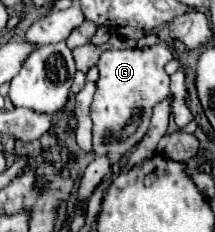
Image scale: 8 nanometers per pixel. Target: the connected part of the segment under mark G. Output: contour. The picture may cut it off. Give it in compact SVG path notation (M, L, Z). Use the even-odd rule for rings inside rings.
M155 44L151 48L139 50L111 50L103 52L97 64L99 82L97 92L91 104L91 120L93 120L93 146L97 154L111 154L111 162L117 162L121 152L131 150L147 132L151 110L163 98L169 96L169 74L165 72L165 64L173 58L171 50L163 44ZM141 110L143 118L139 120L137 130L131 134L131 140L119 140L123 128L131 122L131 118ZM107 134L113 134L111 142L105 142Z

